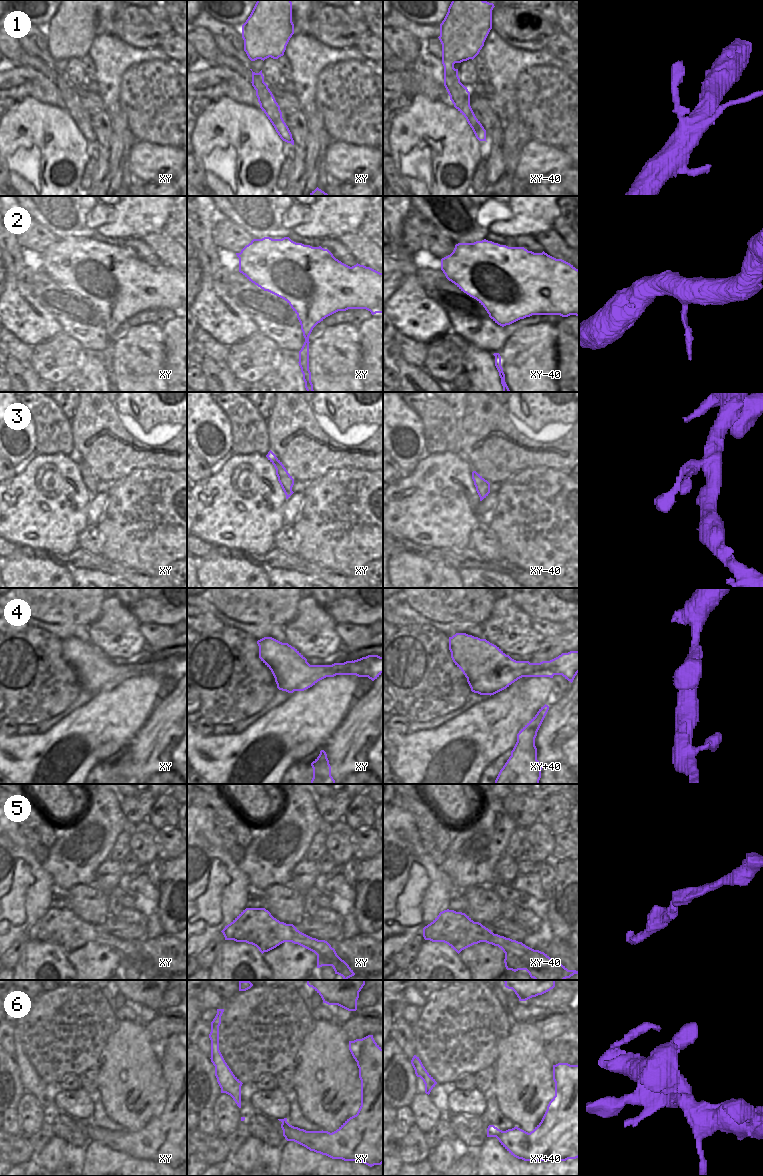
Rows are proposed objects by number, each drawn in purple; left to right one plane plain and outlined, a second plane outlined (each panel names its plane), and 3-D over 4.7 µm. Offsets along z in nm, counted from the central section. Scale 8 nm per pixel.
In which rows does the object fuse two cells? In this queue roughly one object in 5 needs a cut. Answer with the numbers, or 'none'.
none

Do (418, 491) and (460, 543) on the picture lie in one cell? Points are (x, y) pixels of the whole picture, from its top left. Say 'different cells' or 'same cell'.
same cell

